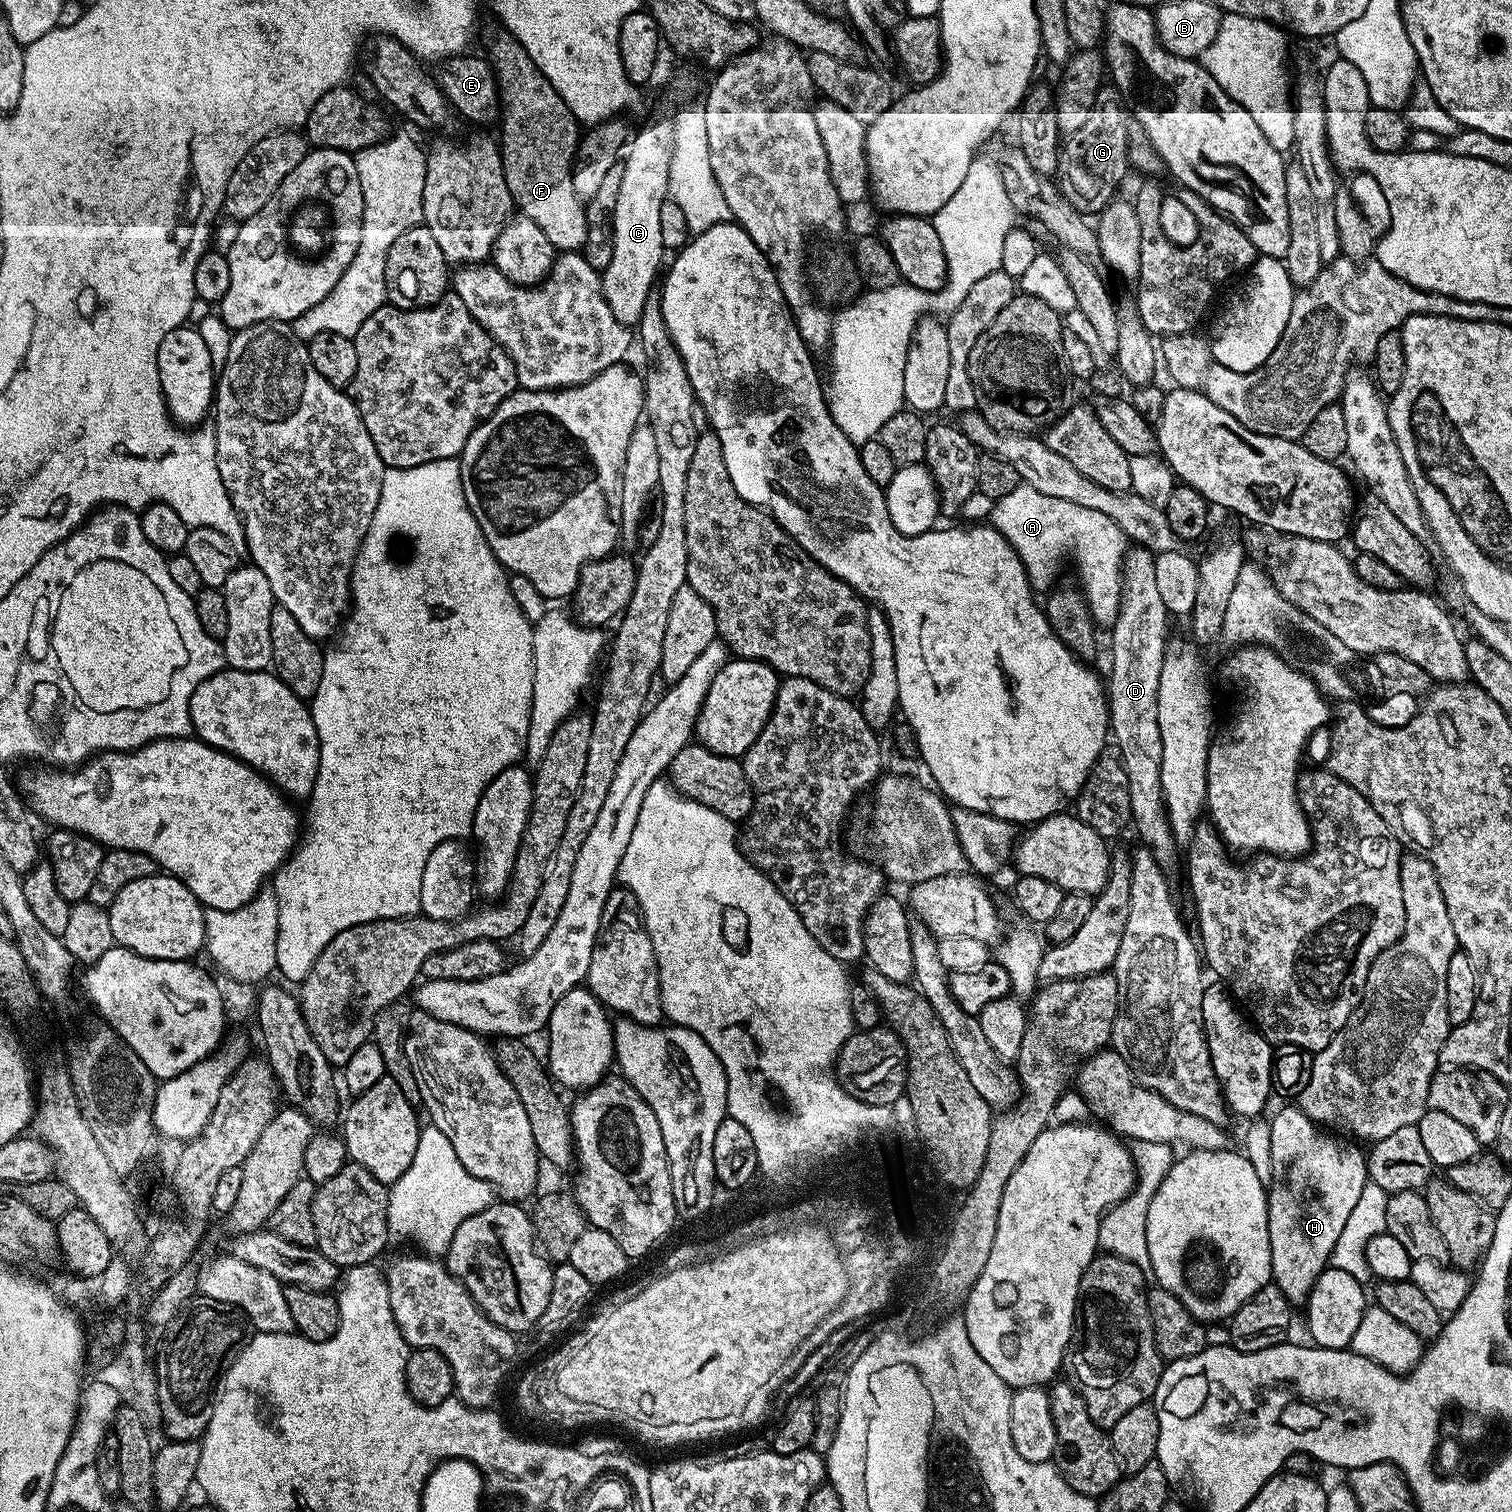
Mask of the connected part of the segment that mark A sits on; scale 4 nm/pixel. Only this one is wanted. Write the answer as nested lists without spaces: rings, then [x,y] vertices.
[[[1029,484],[1016,487],[991,507],[992,527],[1014,546],[1035,591],[1046,592],[1055,585],[1061,558],[1072,552],[1092,620],[1104,630],[1110,630],[1116,624],[1123,593],[1124,558],[1130,541],[1112,518],[1088,506],[1053,498]]]

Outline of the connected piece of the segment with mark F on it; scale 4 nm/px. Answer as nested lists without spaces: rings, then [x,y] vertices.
[[[499,30],[492,36],[492,45],[487,55],[496,71],[496,81],[500,87],[500,118],[498,129],[498,147],[502,166],[506,174],[506,186],[512,195],[513,205],[519,215],[530,218],[550,238],[557,253],[580,252],[586,242],[588,214],[580,196],[576,193],[572,181],[572,165],[576,162],[576,153],[580,146],[582,125],[570,110],[567,100],[560,97],[560,92],[538,70],[534,58],[526,54],[521,44],[507,30]]]

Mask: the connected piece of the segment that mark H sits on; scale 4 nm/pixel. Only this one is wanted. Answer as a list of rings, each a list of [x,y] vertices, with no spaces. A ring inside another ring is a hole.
[[[1299,1106],[1278,1109],[1270,1116],[1270,1123],[1273,1182],[1267,1193],[1272,1280],[1293,1306],[1300,1306],[1307,1301],[1310,1290],[1325,1268],[1329,1267],[1334,1242],[1338,1242],[1338,1237],[1345,1229],[1346,1218],[1353,1213],[1361,1197],[1362,1186],[1369,1182],[1368,1158],[1359,1143],[1349,1142],[1331,1131],[1322,1130],[1321,1125],[1314,1123]]]

